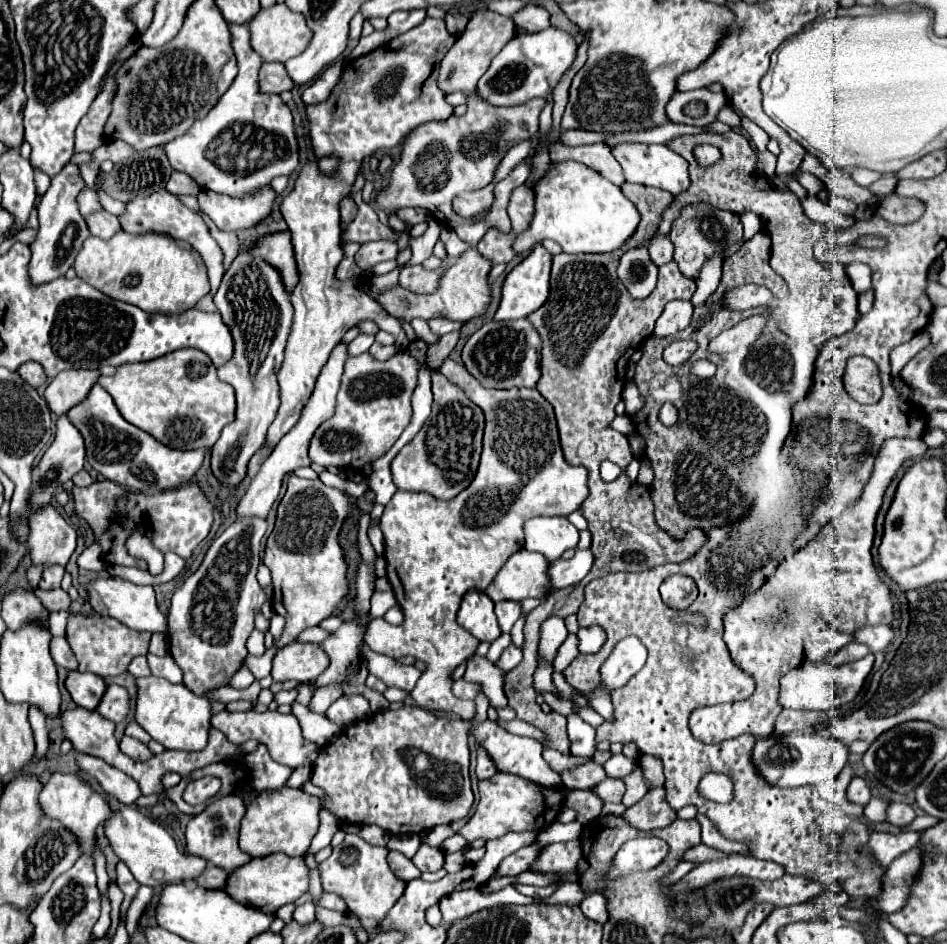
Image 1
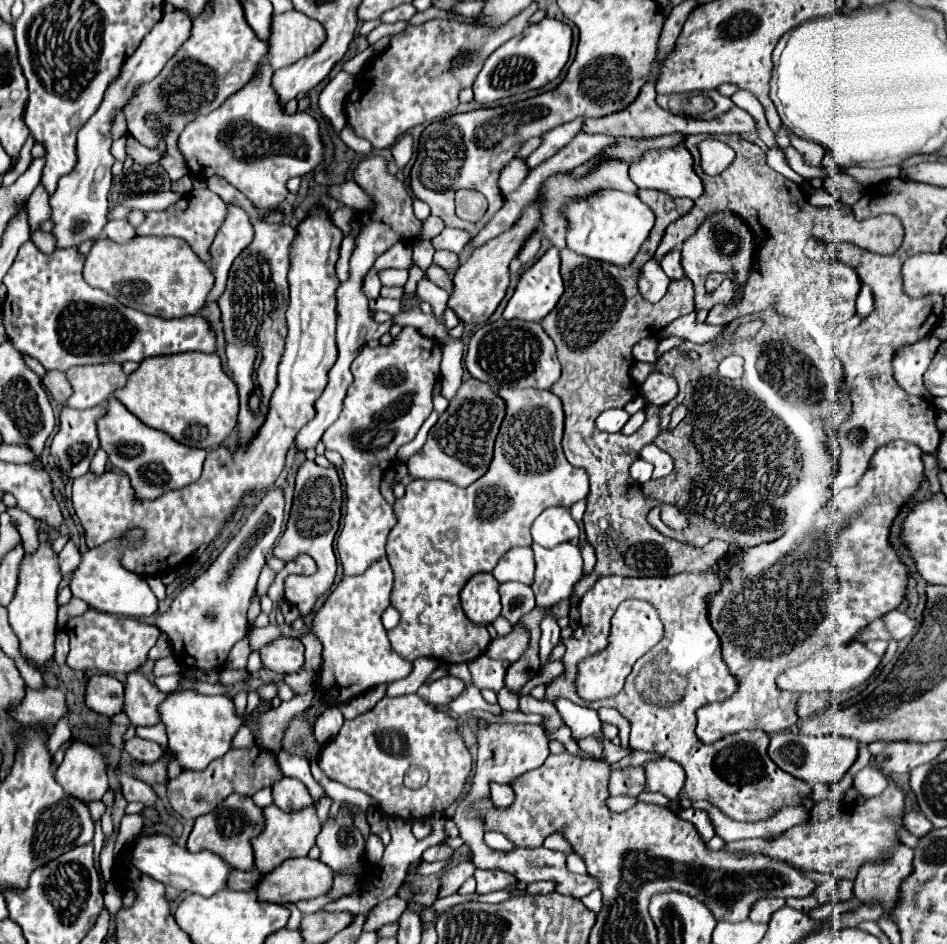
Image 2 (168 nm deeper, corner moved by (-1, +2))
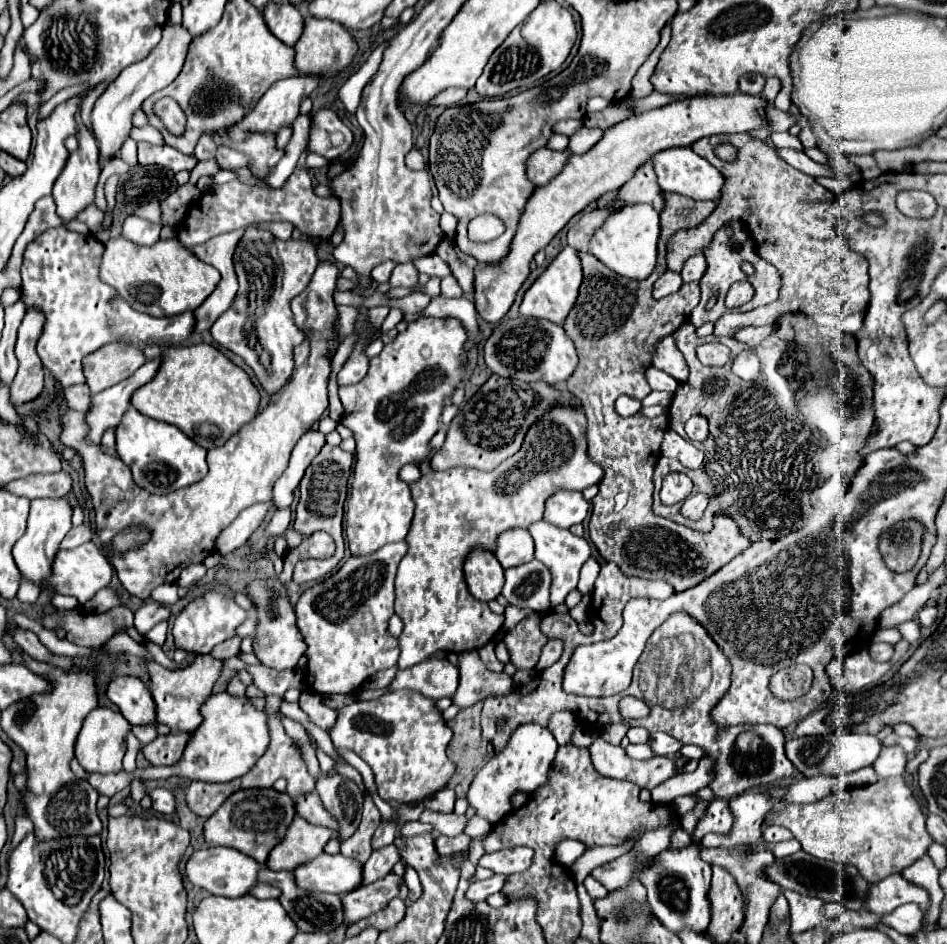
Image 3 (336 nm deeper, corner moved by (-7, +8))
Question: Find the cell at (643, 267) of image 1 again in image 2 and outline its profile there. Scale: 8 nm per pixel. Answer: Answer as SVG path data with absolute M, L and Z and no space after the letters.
M653 258L649 260L643 268L641 268L641 276L637 278L639 282L639 290L641 290L641 296L649 302L659 302L665 292L667 292L667 286L669 286L669 278L667 274L661 270L659 262Z

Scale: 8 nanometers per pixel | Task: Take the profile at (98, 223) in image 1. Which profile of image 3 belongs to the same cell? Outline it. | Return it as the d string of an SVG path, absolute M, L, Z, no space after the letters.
M129 216L123 222L123 236L141 246L153 246L159 240L159 232L161 232L159 224L147 222L139 216Z

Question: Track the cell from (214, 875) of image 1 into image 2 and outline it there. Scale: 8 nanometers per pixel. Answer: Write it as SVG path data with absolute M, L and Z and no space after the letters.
M233 870L229 872L229 884L227 888L231 890L243 890L243 892L251 892L255 882L261 878L261 874L257 870L251 872L241 872L241 870Z

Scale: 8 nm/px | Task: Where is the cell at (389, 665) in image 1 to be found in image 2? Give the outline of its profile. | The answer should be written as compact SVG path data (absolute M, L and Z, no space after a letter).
M381 558L365 574L343 576L339 586L329 594L327 602L315 614L311 632L317 634L323 644L319 686L329 702L347 702L377 684L403 680L411 674L413 664L393 652L381 624L381 614L389 606L391 588L393 570L387 558Z

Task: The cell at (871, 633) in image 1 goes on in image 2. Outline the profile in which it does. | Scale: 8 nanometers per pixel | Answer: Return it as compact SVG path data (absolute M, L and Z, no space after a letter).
M897 610L885 614L883 622L885 622L885 628L887 628L887 632L891 634L893 640L903 640L905 636L915 632L915 622L909 616L905 616L903 612L897 612Z

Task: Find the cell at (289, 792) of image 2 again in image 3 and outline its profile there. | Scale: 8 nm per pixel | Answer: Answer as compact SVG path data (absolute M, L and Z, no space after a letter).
M313 792L297 798L295 804L297 804L297 814L299 814L301 818L305 818L307 822L319 824L319 826L327 826L327 828L331 828L333 832L339 832L339 820L333 818L333 816L325 810L321 798L315 796Z

